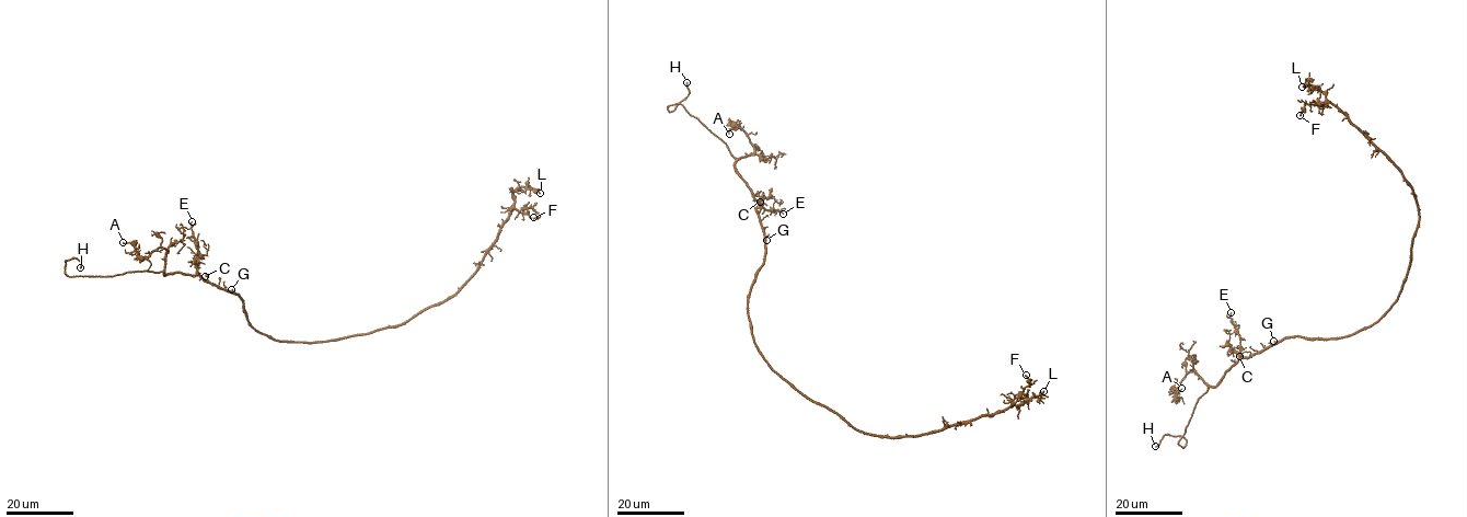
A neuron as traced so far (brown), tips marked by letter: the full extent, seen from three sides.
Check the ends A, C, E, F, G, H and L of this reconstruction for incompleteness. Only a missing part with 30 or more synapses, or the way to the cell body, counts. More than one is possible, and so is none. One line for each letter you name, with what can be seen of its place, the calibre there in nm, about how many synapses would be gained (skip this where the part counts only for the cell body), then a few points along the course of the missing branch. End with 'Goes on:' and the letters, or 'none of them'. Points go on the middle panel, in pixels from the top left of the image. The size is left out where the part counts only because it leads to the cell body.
H: at (686, 82); 200 nm thick; missing branch runs (686, 82), (690, 70), (713, 55), (743, 43), (759, 44), (764, 39)
Goes on: H

